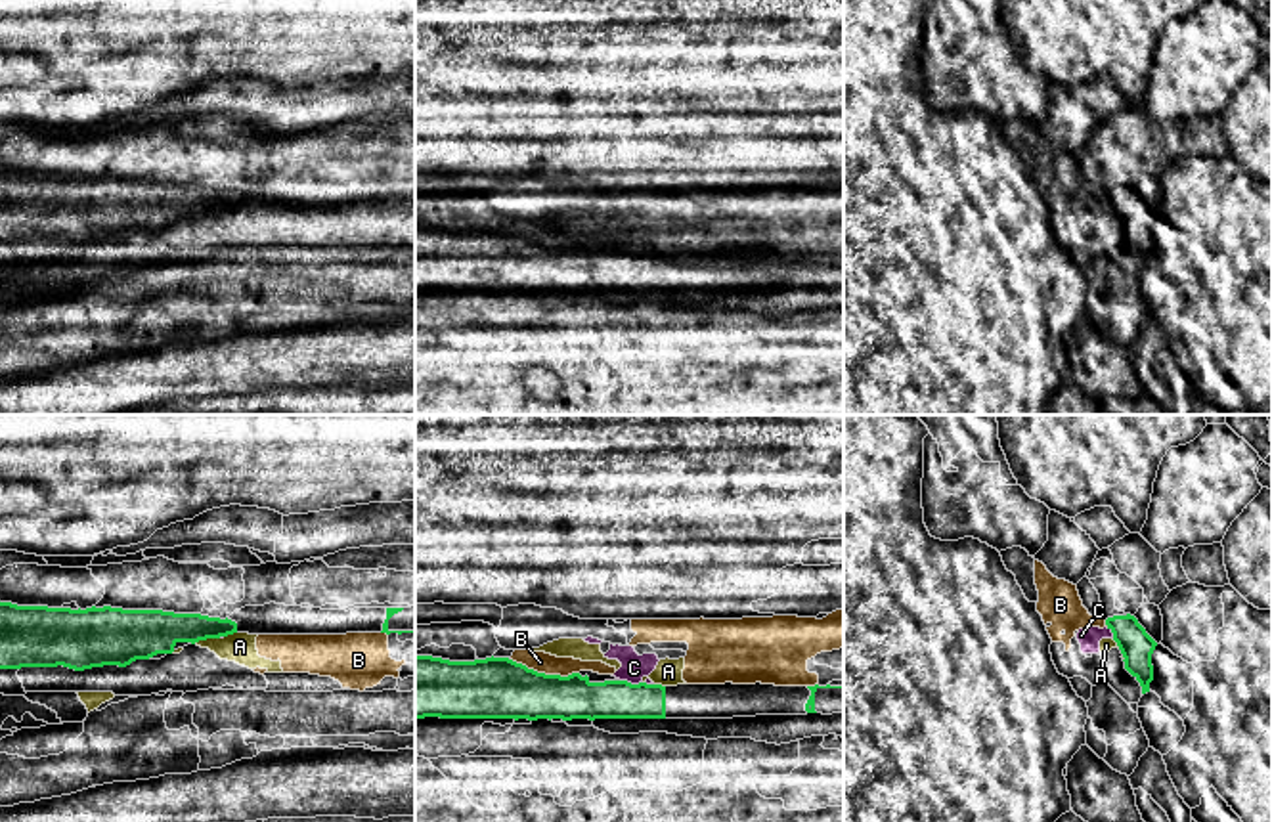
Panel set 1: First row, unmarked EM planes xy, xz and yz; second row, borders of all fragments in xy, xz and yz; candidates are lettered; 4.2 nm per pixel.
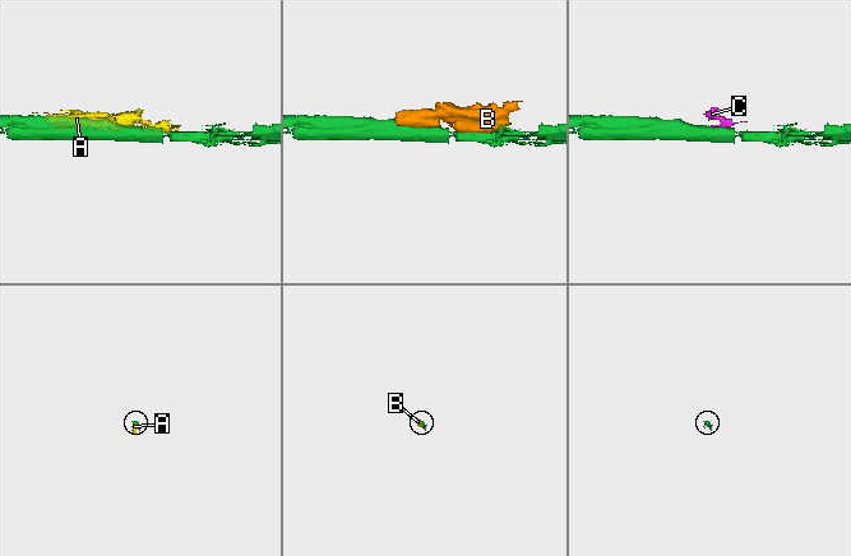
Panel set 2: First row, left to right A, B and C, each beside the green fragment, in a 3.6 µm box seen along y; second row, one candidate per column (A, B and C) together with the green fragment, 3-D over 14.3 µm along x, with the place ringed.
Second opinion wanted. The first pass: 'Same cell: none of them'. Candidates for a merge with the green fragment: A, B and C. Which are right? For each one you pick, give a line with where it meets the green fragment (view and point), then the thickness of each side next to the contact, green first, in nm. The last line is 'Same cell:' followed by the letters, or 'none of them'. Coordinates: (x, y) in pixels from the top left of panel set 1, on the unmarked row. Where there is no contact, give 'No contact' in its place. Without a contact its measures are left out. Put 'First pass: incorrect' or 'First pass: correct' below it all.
Same cell: none of them
First pass: correct

